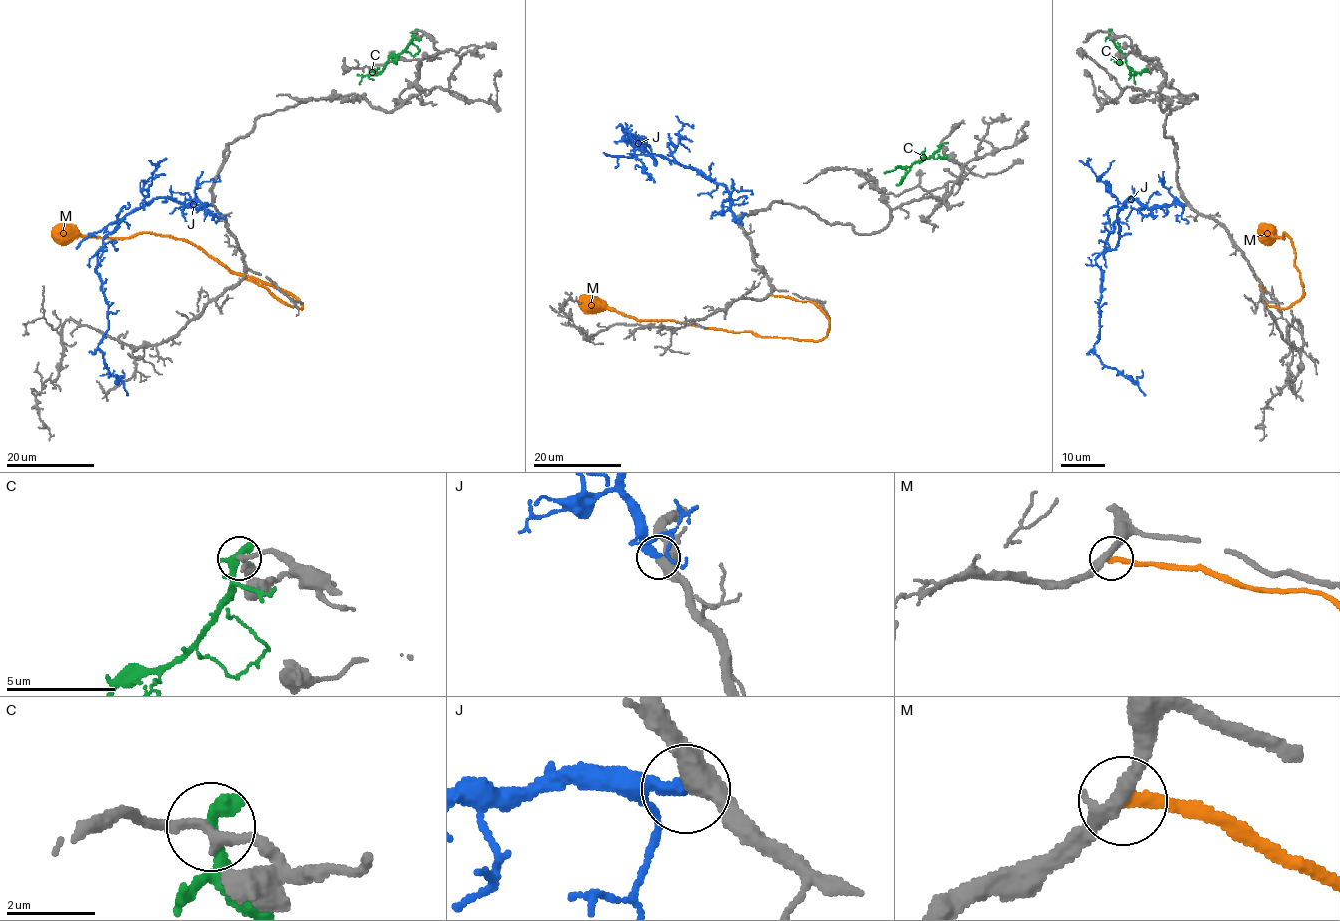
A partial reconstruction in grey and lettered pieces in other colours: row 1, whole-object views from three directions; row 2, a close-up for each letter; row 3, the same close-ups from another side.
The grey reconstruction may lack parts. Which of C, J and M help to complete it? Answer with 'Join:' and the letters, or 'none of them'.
Join: J

